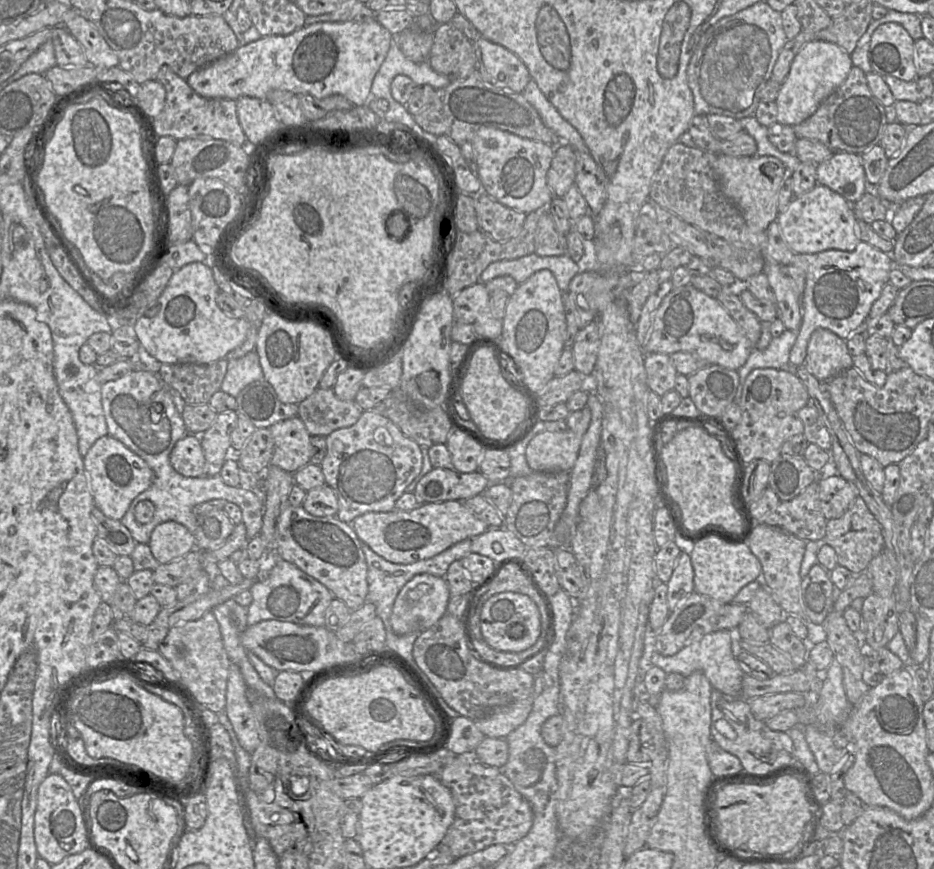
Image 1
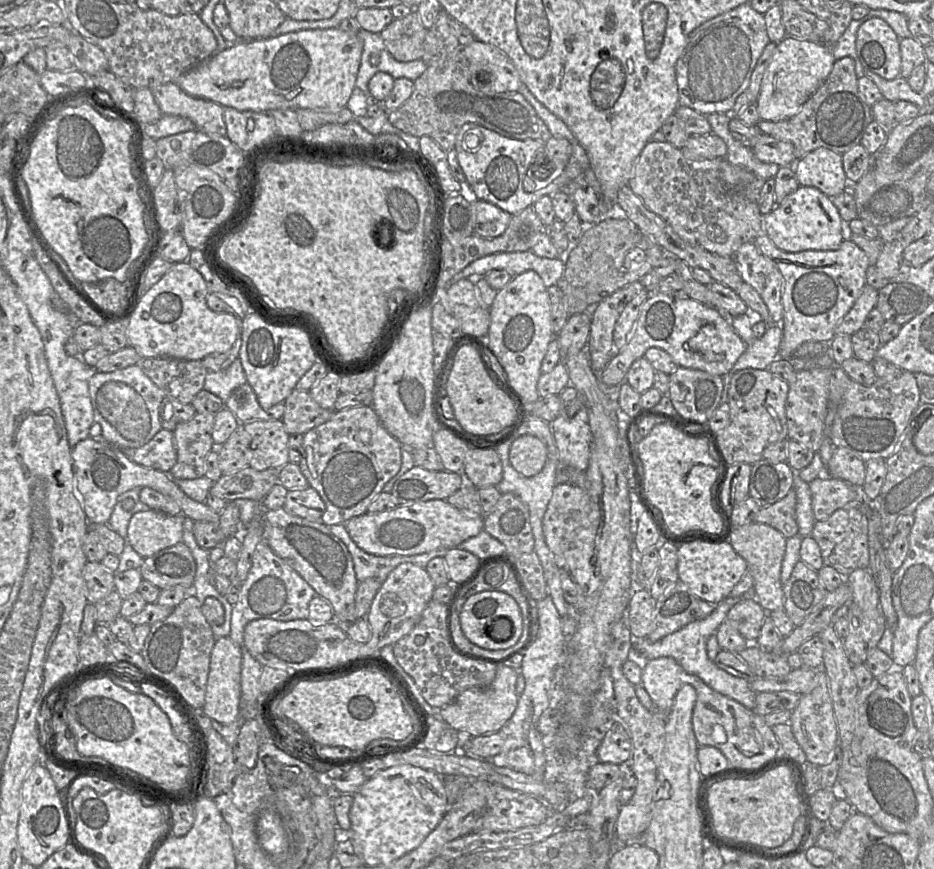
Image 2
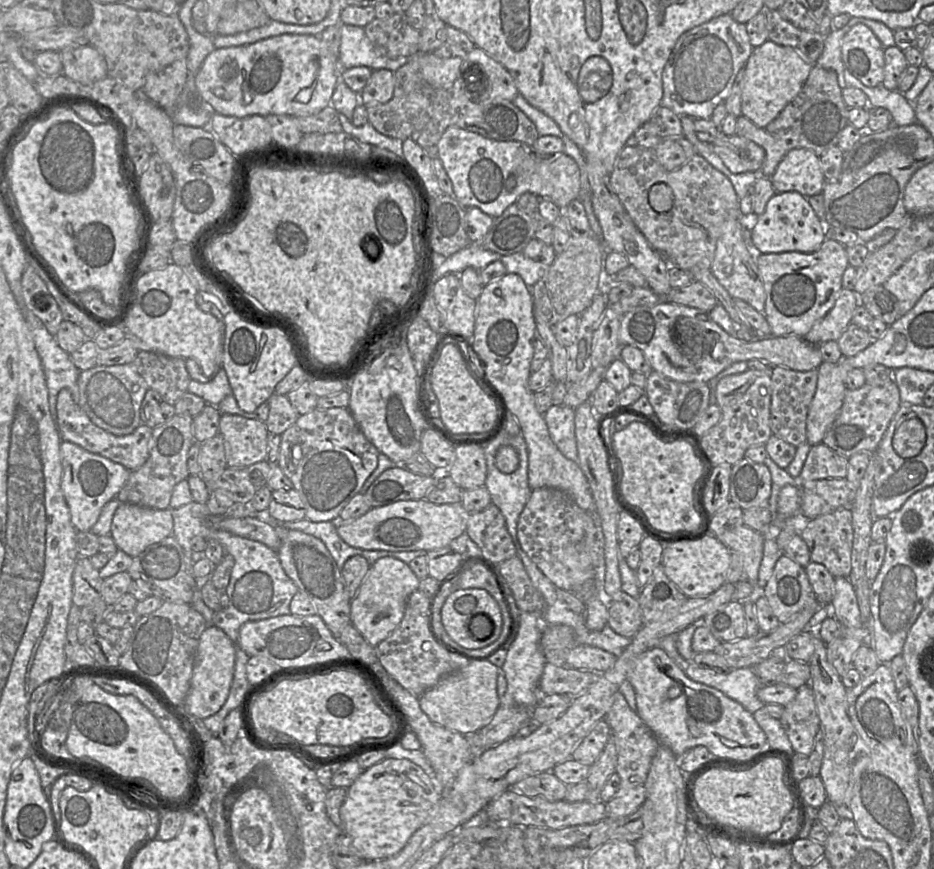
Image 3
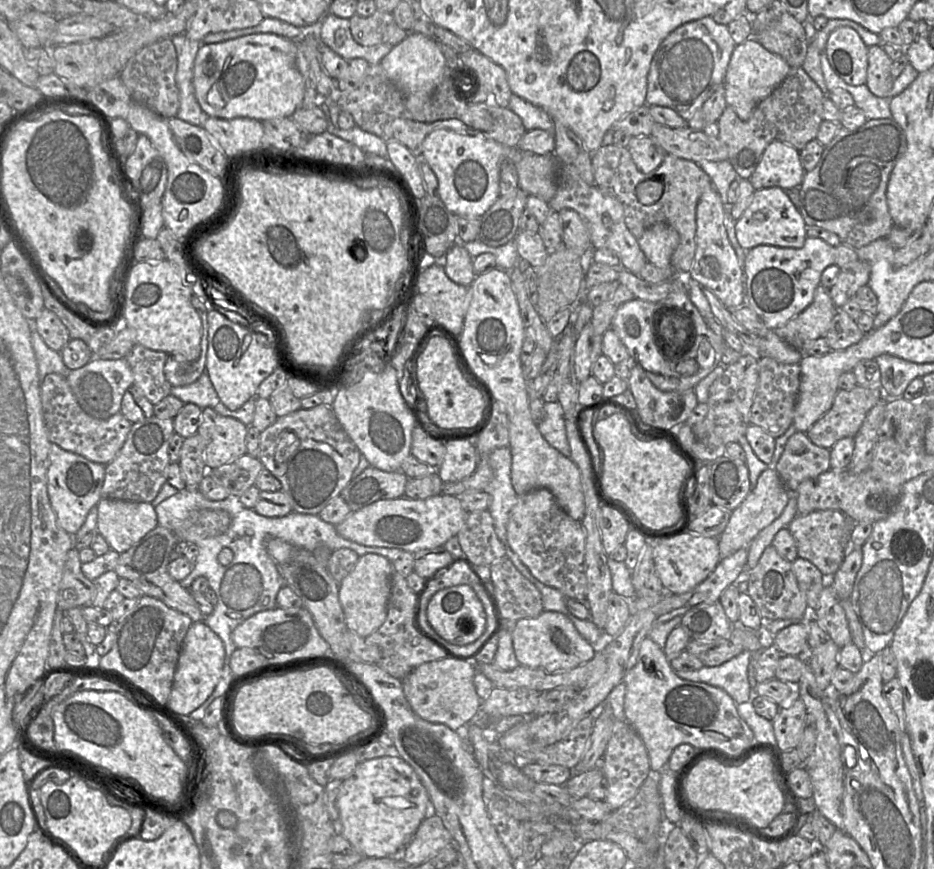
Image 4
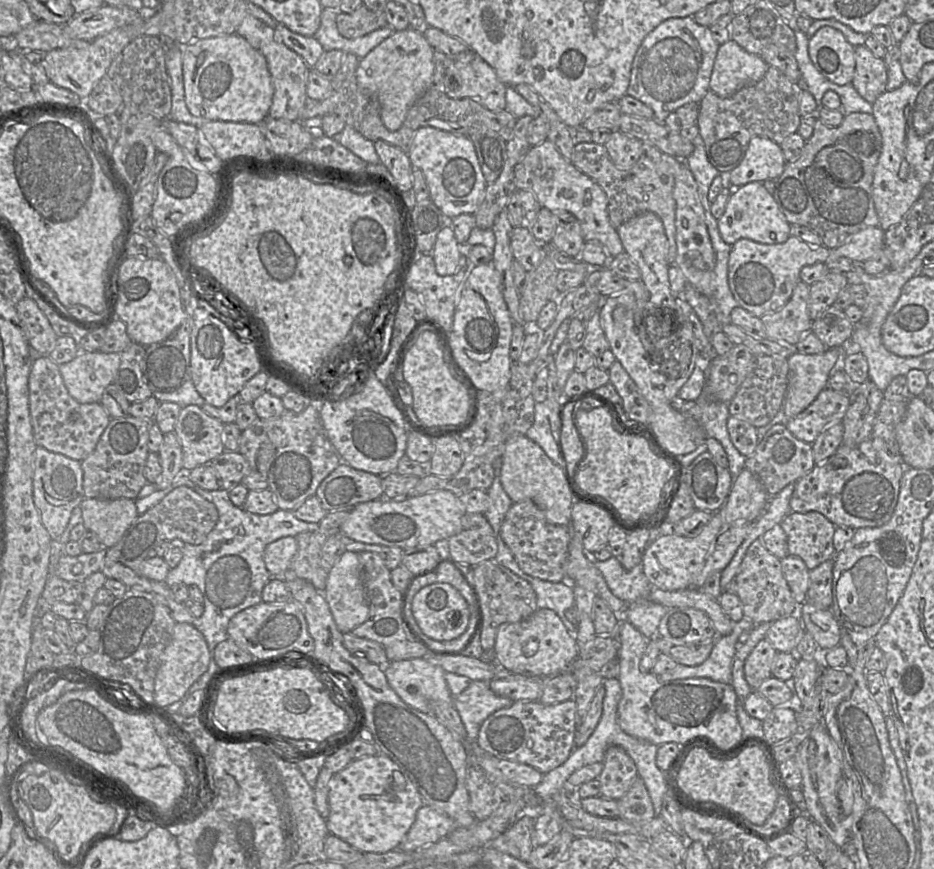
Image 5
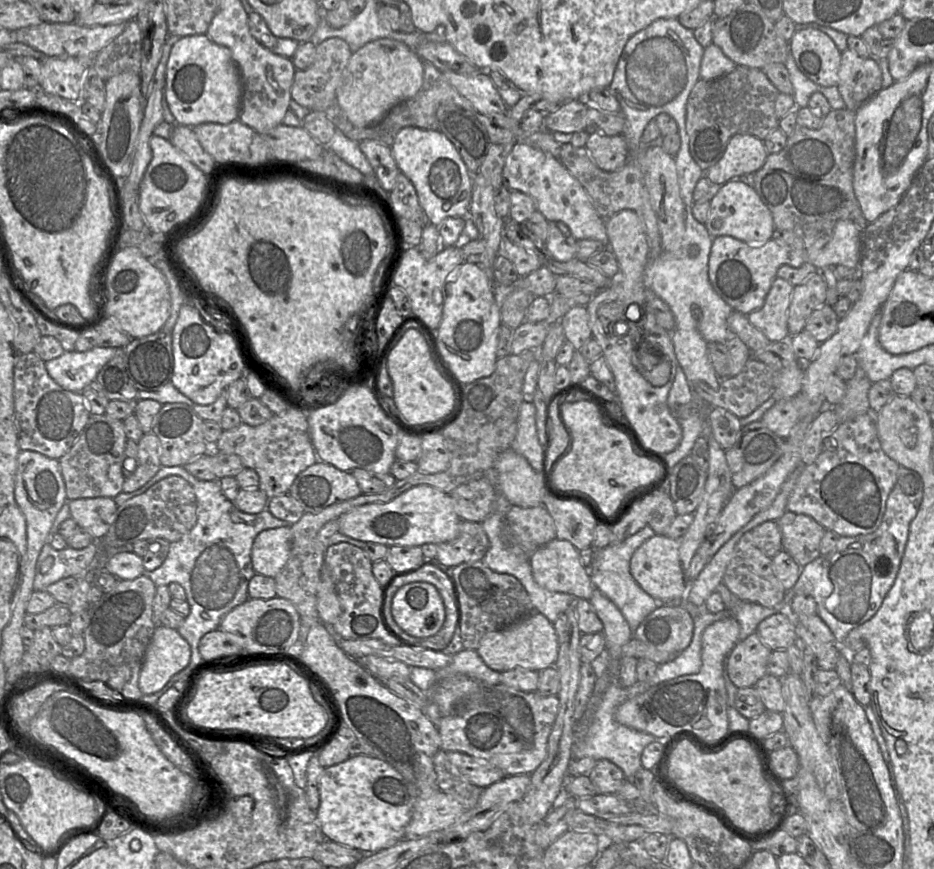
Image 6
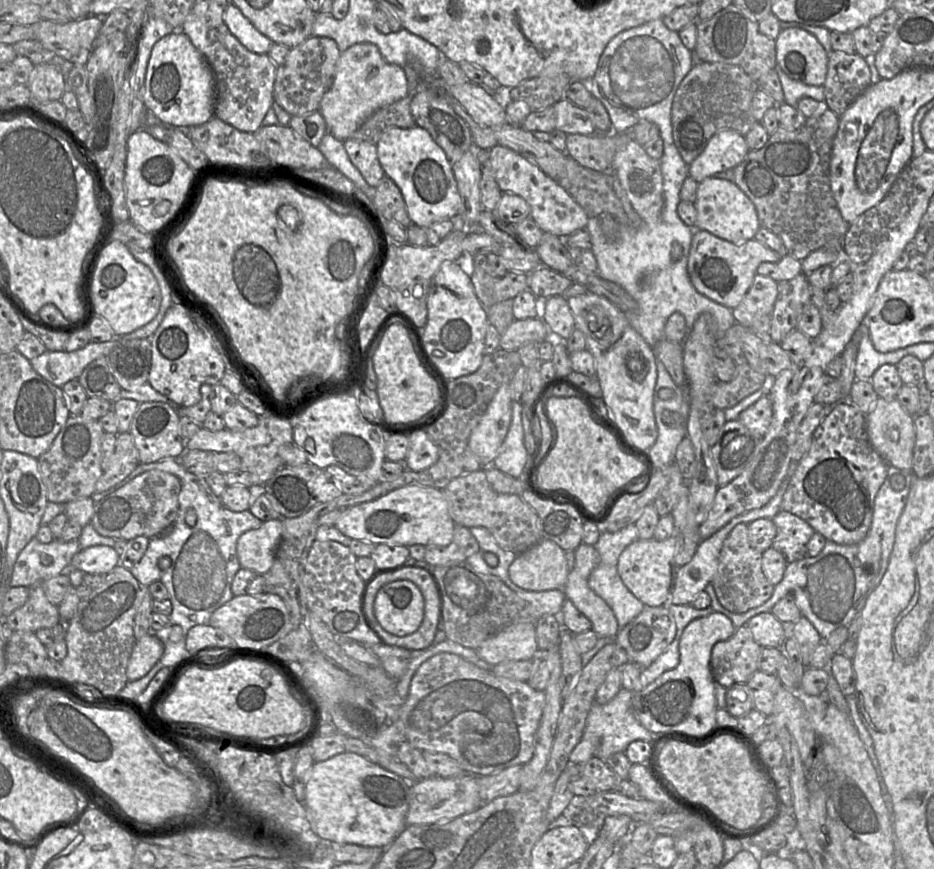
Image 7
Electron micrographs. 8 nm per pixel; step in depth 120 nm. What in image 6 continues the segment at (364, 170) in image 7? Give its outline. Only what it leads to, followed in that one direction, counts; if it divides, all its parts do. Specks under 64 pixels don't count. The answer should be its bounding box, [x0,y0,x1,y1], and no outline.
[359,140,400,193]

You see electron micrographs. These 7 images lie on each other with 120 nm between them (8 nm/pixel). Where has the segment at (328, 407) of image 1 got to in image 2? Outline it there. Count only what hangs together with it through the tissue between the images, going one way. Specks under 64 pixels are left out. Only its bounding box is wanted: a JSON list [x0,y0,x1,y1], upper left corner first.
[282,390,335,435]

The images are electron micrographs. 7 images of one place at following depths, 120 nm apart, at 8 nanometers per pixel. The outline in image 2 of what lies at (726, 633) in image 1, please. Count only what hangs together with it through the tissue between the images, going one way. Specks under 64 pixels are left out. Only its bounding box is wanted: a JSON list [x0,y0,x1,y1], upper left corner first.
[633,597,758,710]

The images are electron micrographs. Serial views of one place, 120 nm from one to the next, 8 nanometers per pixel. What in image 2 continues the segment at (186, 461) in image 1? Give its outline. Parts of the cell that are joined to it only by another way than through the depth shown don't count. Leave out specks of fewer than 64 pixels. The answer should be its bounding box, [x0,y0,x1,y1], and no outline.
[121,428,177,473]

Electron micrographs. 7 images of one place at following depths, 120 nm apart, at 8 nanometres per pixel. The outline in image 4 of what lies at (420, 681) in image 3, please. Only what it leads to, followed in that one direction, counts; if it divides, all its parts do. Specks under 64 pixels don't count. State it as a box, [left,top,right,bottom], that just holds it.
[364,573,455,680]

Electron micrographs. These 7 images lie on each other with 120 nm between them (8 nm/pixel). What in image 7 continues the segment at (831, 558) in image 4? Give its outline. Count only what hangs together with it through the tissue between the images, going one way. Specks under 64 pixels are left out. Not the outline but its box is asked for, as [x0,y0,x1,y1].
[772,510,815,563]

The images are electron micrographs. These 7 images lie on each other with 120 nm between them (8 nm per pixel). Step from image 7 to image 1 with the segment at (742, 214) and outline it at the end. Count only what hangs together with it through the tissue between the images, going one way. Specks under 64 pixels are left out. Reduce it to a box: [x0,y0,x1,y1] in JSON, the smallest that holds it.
[775,184,861,254]

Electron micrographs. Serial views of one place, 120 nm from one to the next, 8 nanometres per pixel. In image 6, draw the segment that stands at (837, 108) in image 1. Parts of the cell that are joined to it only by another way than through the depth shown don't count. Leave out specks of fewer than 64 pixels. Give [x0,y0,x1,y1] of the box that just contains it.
[685,66,782,171]

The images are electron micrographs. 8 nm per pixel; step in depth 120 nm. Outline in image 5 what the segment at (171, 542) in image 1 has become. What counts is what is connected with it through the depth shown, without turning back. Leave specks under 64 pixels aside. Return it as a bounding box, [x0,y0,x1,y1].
[79,499,139,548]

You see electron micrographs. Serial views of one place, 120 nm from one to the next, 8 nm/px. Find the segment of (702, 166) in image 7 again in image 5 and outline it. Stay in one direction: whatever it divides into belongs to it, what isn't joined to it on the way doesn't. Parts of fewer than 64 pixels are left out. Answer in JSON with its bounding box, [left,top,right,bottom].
[729,137,787,186]

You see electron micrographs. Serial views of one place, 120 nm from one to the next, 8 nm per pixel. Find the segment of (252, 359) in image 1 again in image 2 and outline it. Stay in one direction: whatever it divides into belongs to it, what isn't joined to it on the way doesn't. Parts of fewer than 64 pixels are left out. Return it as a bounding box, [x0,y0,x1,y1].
[203,359,247,400]

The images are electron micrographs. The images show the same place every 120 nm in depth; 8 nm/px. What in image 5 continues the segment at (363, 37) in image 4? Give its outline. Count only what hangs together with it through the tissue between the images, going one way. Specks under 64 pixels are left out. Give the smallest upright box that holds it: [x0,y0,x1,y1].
[336,5,388,38]

